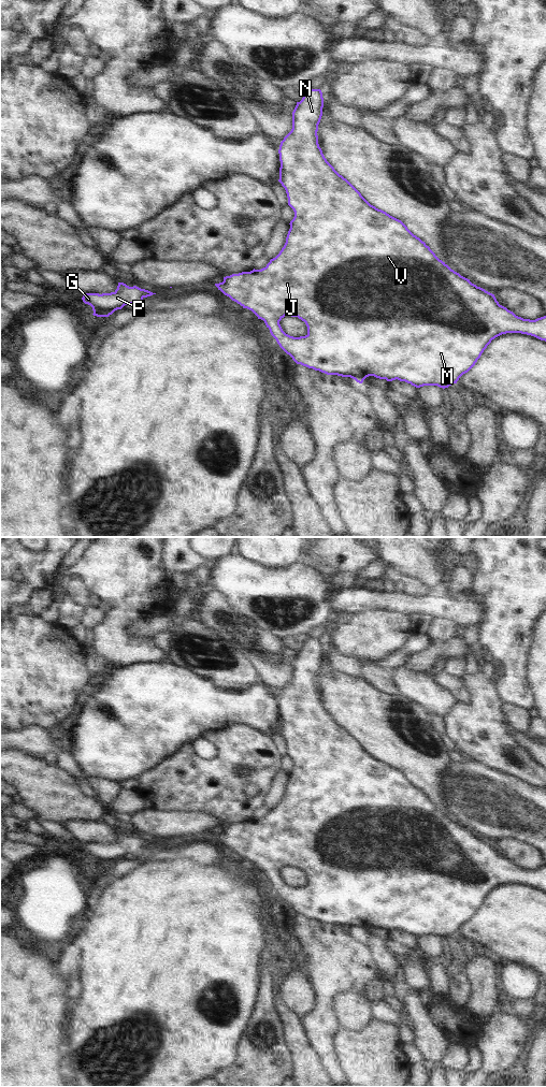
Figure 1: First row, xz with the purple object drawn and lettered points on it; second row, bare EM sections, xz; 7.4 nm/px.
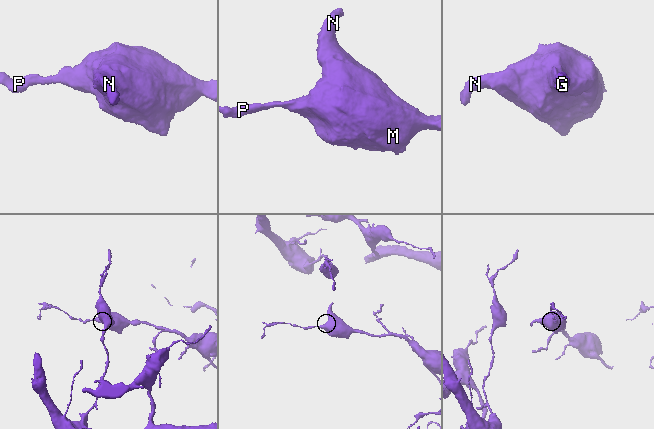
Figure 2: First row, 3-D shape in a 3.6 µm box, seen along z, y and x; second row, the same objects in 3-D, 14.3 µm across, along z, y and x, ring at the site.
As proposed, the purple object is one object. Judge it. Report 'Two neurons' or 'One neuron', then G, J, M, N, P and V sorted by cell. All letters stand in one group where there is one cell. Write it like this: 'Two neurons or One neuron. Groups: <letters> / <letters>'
One neuron. Groups: G J M N P V

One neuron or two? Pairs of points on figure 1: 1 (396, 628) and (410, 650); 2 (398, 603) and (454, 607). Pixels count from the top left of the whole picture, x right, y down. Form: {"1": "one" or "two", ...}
{"1": "two", "2": "one"}

